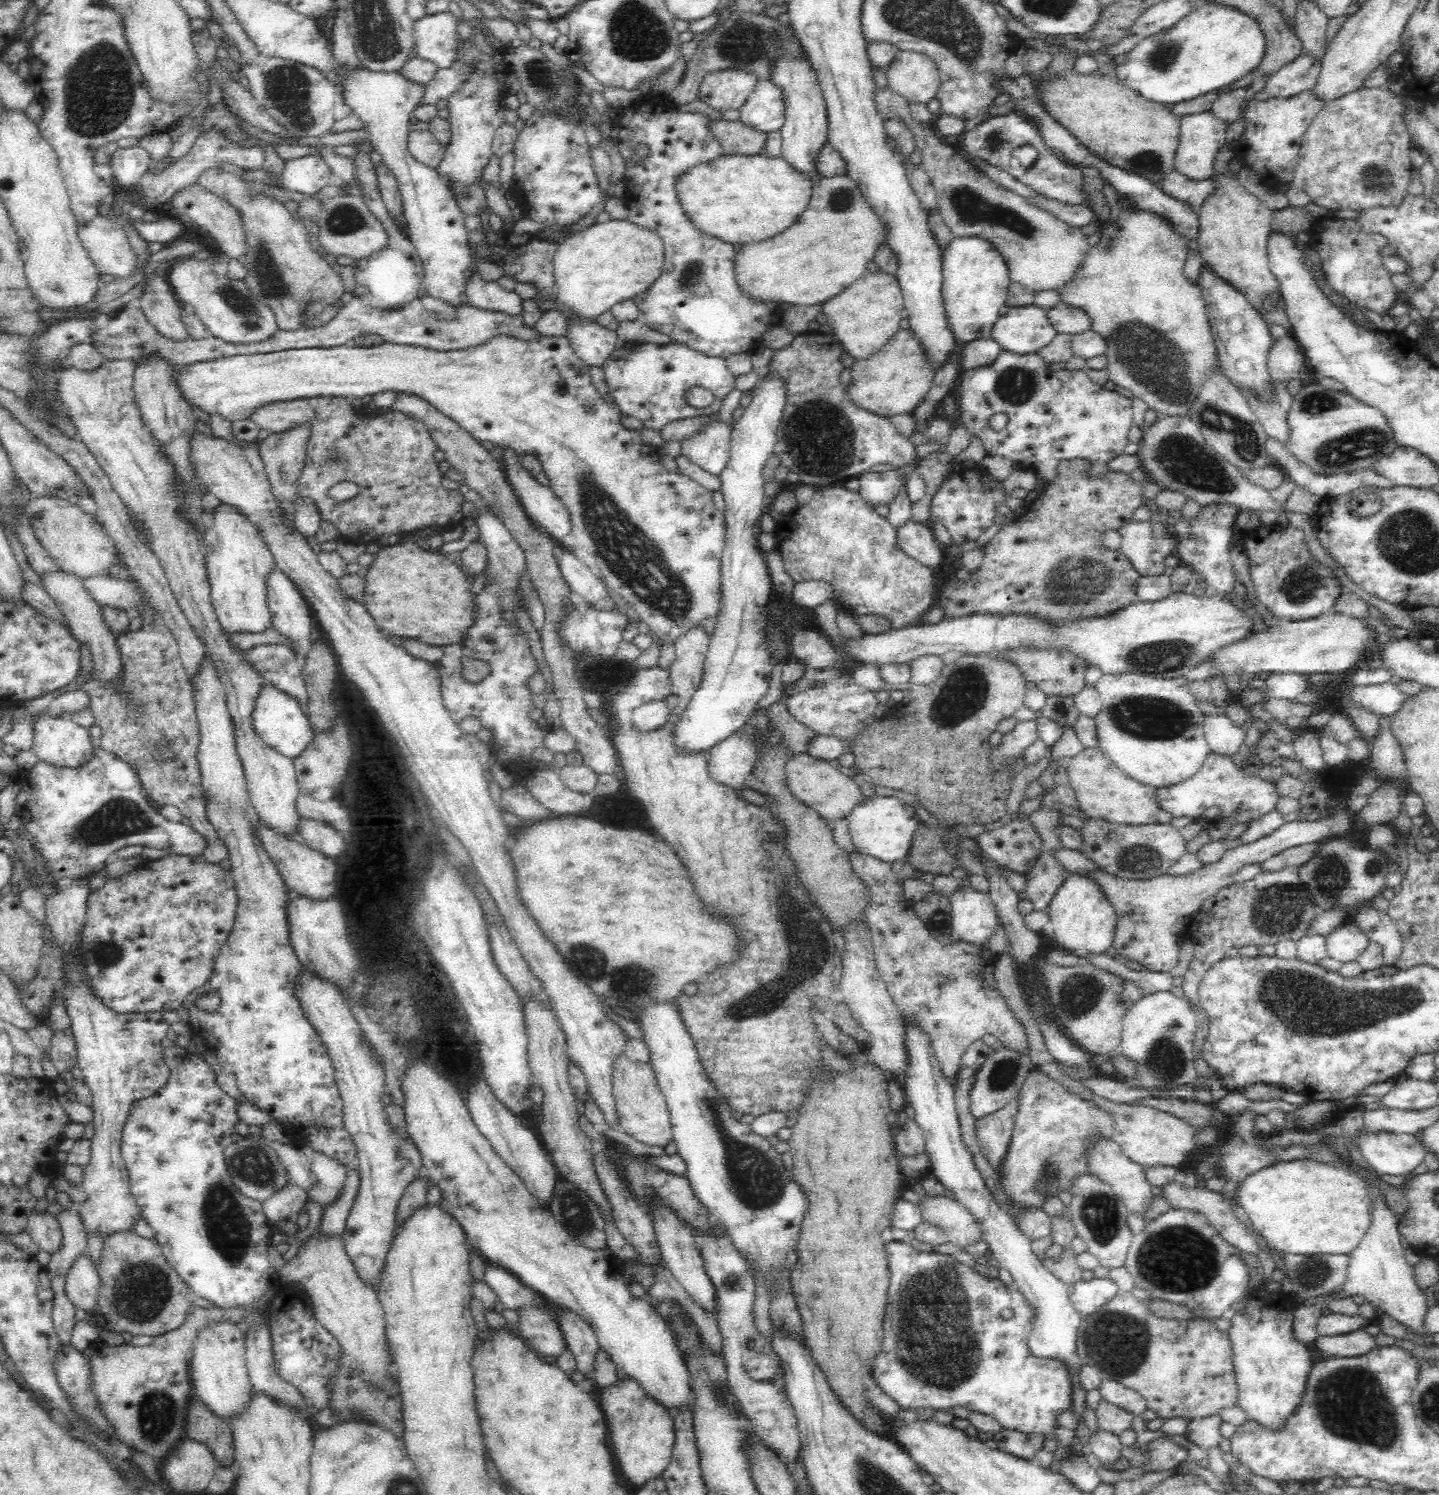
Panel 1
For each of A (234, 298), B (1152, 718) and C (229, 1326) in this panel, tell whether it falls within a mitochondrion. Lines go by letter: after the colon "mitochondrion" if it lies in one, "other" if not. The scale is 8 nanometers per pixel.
A: mitochondrion
B: mitochondrion
C: other

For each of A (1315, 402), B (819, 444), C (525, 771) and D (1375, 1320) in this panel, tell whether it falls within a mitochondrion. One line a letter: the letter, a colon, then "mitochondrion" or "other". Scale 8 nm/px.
A: mitochondrion
B: mitochondrion
C: other
D: other

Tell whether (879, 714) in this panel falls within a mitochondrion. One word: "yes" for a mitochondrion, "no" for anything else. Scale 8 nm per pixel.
no

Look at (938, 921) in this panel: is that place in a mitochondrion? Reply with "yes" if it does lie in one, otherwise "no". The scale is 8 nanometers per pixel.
yes

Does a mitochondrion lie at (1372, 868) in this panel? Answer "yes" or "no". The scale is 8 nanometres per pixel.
yes

